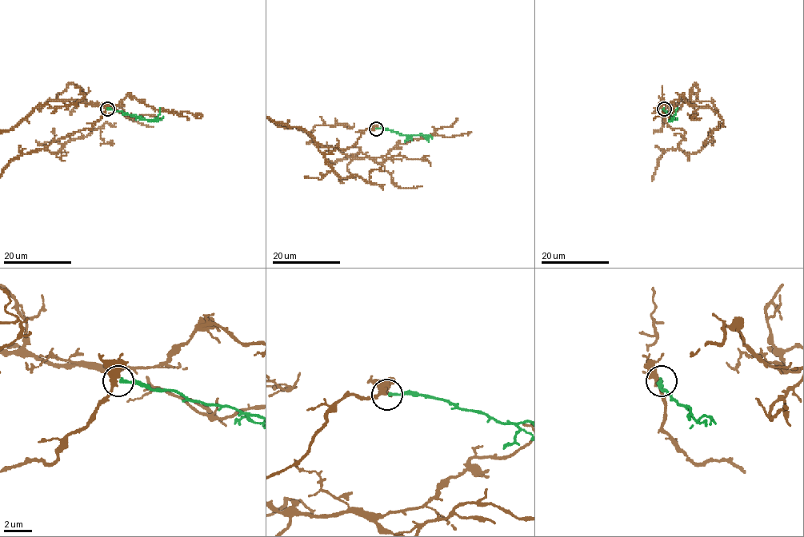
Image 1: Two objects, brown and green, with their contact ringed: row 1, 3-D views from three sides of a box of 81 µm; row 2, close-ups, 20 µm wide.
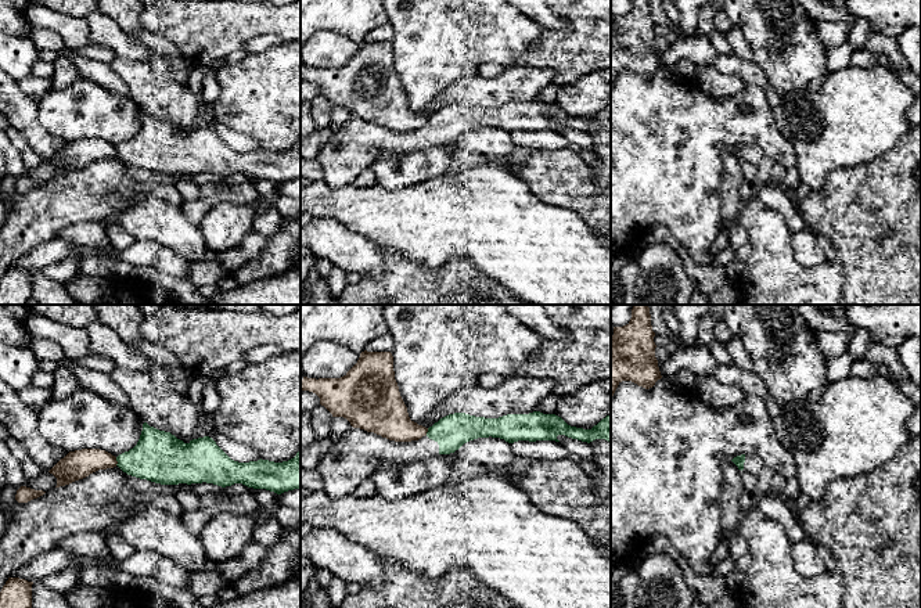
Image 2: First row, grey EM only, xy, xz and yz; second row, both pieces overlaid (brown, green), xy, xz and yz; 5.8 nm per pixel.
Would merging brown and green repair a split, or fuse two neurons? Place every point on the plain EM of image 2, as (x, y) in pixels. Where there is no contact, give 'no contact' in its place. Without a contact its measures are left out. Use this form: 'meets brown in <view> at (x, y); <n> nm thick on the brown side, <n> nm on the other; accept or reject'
meets brown in xy at (117, 151); 170 nm thick on the brown side, 300 nm on the other; reject

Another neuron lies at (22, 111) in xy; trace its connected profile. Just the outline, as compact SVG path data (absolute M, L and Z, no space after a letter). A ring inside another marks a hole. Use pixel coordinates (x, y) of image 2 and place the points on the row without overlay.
M0 68L0 112L6 114L10 125L21 132L26 141L48 162L69 141L51 136L39 123L39 104L18 86L7 72Z

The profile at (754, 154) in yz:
M741 144L734 147L731 151L738 157L738 159L748 161L753 165L758 165L764 157L762 148L756 144Z

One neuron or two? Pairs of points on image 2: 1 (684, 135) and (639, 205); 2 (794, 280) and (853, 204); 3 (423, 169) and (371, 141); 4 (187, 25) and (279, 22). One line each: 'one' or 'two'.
1: one
2: two
3: two
4: one

